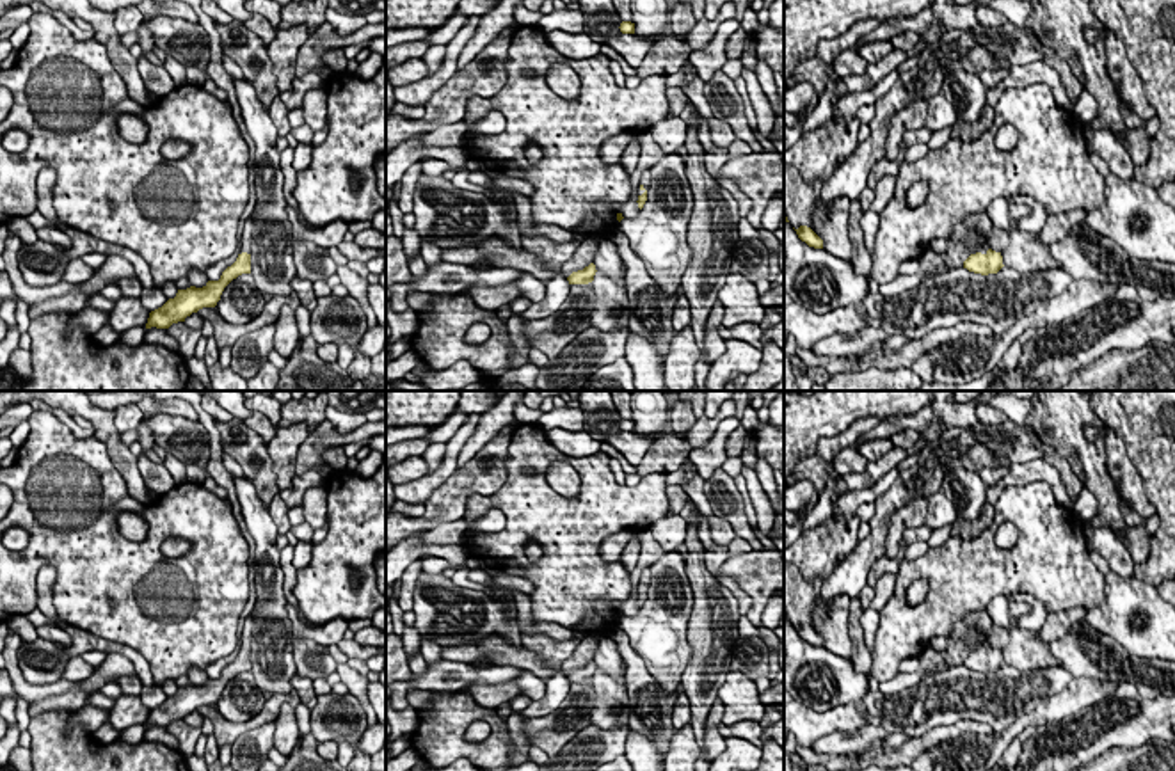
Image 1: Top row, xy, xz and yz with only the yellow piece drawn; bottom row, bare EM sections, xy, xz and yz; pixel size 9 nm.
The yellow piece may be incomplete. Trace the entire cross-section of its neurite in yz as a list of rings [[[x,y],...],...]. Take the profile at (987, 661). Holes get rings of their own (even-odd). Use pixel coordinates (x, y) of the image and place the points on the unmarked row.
[[[972,622],[965,632],[965,650],[969,656],[963,659],[963,666],[974,672],[988,673],[997,672],[1003,663],[1001,650],[985,647],[987,636],[978,629],[978,624]]]

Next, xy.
[[[254,613],[245,618],[240,652],[236,659],[228,664],[219,679],[208,679],[203,686],[190,684],[187,688],[178,688],[174,696],[169,696],[162,705],[149,711],[146,727],[169,727],[172,721],[185,719],[187,714],[197,711],[203,705],[215,705],[220,698],[224,686],[242,672],[251,672],[251,643],[252,643],[252,627]]]

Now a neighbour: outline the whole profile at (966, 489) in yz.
[[[962,467],[951,469],[942,481],[942,492],[955,505],[958,517],[974,521],[981,515],[987,485],[979,473]]]

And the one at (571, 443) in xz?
[[[553,428],[544,432],[546,439],[569,457],[588,457],[599,451],[601,442],[592,439],[587,432],[569,432]]]

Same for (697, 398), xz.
[[[677,391],[679,400],[690,401],[695,417],[706,416],[706,391]]]

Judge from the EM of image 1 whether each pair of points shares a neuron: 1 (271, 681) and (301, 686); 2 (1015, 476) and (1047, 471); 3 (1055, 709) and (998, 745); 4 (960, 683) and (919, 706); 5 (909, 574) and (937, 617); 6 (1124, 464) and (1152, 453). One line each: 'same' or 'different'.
1: different
2: same
3: same
4: same
5: same
6: different

